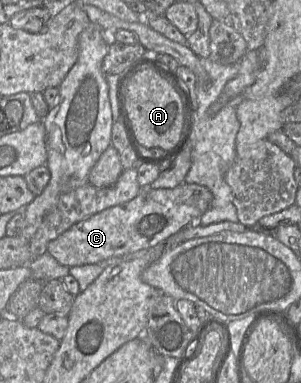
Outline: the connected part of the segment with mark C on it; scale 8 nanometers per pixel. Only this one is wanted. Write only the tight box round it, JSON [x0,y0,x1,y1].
[47,182,212,267]

